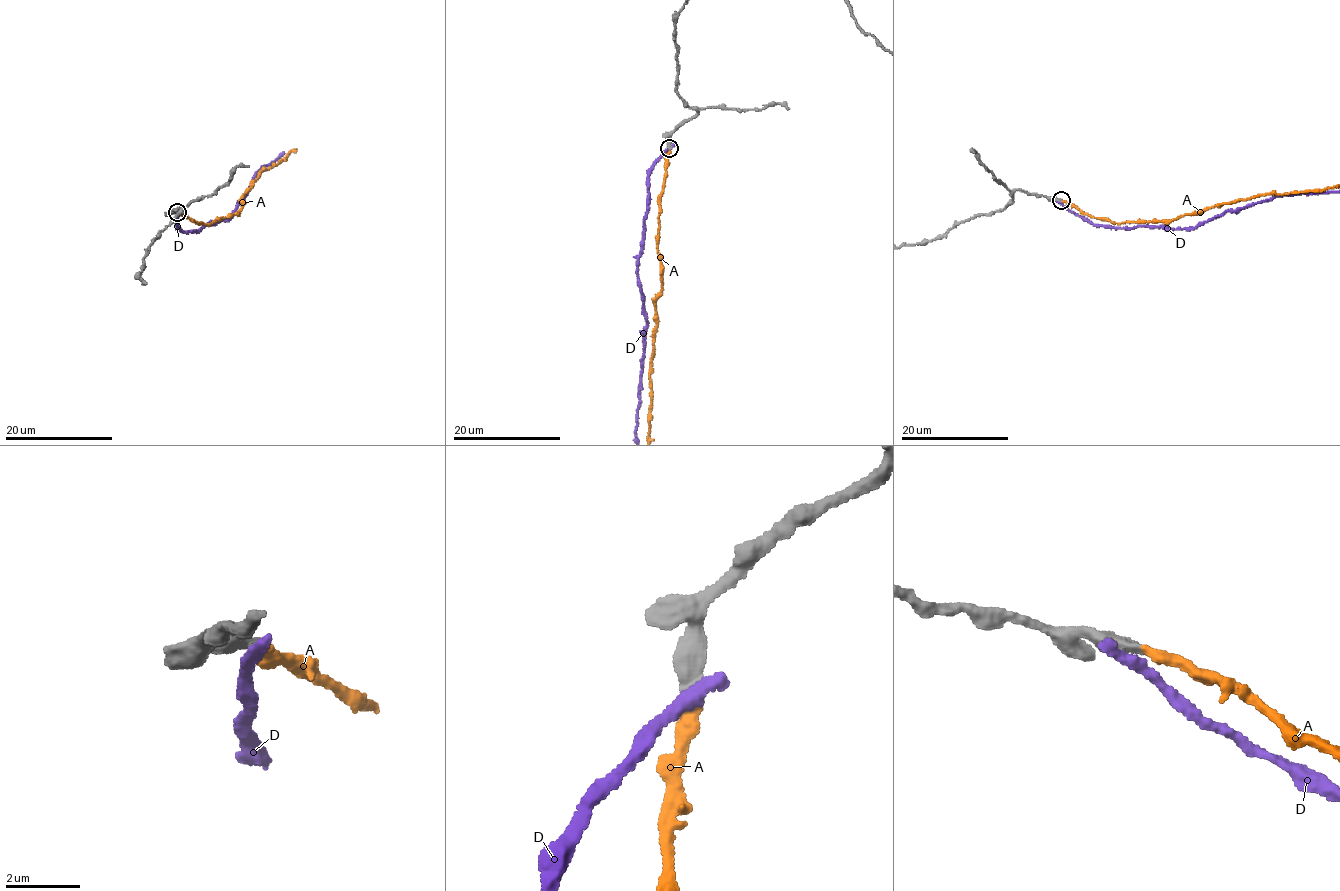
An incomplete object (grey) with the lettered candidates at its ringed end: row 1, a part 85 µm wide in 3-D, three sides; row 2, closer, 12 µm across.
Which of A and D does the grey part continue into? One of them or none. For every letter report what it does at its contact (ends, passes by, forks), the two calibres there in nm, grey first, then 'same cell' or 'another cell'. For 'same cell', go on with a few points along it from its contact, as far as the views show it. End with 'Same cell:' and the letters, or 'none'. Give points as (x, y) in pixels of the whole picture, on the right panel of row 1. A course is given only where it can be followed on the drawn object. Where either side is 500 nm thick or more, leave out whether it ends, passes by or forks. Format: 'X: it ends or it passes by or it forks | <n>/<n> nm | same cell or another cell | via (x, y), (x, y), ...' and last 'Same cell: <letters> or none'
A: it ends | 380/360 nm | same cell
D: it ends | 480/440 nm | another cell
Same cell: A

